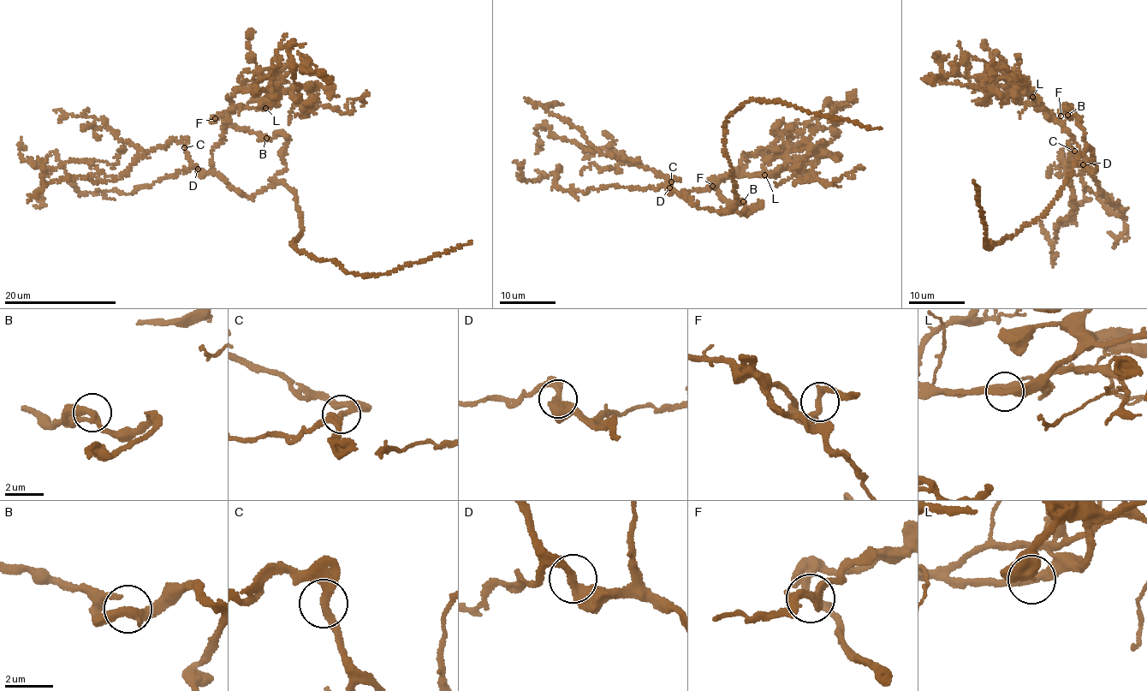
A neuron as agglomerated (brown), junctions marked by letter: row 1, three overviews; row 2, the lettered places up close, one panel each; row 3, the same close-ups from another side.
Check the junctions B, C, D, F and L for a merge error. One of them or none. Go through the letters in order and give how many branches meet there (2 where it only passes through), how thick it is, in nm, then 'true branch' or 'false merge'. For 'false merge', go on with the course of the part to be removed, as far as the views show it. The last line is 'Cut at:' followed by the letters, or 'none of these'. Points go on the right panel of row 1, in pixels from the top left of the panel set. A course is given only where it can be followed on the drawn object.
B: branches 2; calibre 360 nm; true branch
C: branches 2; calibre 280 nm; true branch
D: branches 2; calibre 320 nm; true branch
F: branches 2; calibre 280 nm; true branch
L: branches 2; calibre 320 nm; true branch
Cut at: none of these

